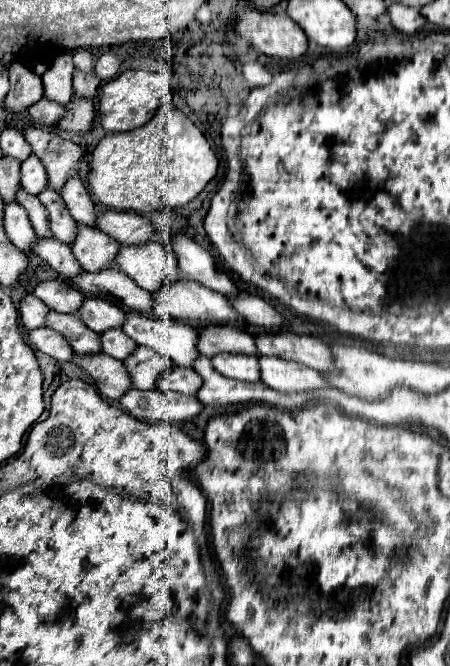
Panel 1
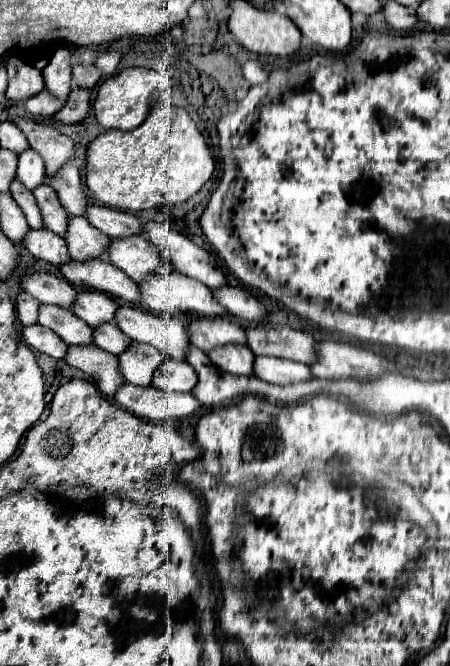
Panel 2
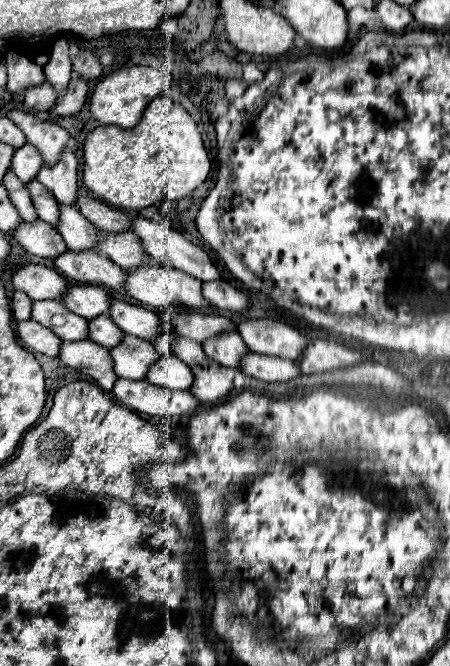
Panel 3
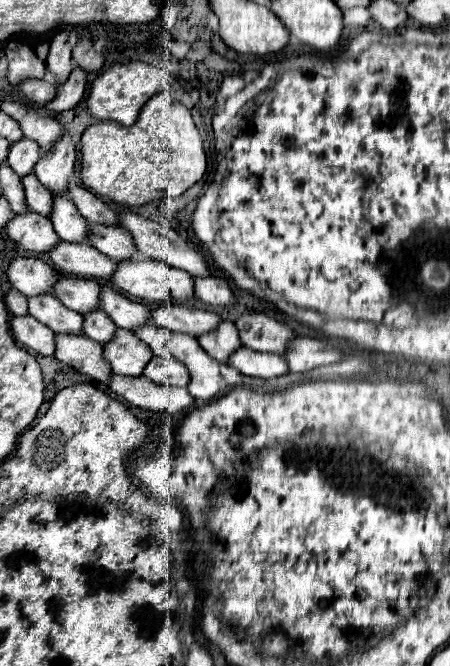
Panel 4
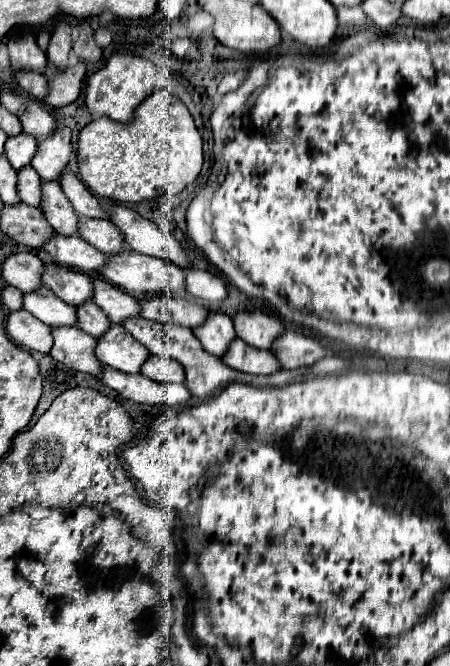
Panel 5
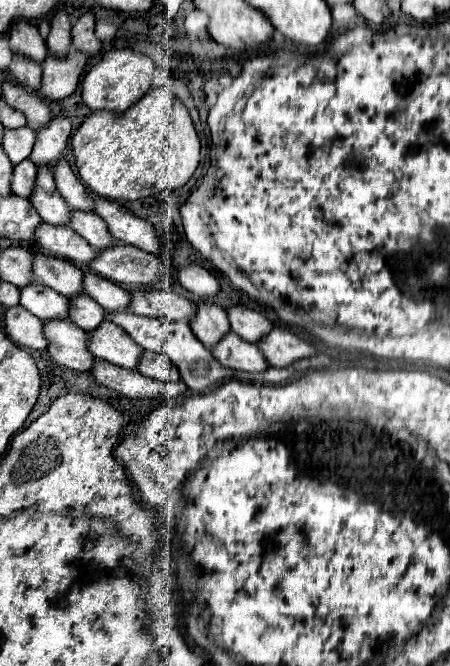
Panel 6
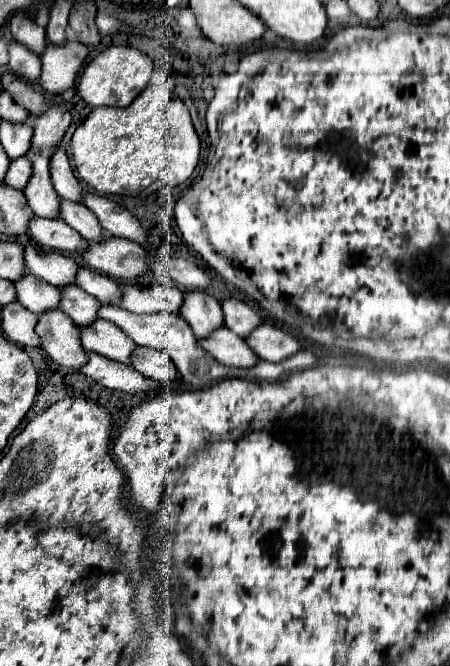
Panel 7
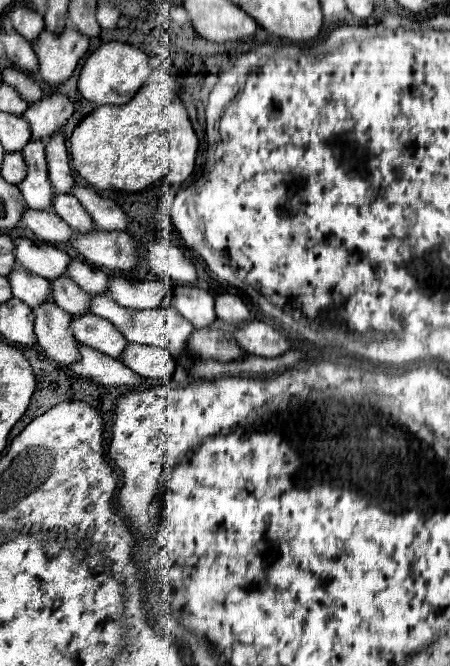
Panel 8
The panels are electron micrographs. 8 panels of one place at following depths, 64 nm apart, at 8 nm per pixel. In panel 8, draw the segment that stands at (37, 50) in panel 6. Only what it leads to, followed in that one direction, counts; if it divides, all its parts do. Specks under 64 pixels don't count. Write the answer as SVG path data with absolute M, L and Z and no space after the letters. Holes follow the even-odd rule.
M26 2L16 4L16 6L10 10L8 16L10 16L10 20L12 20L12 28L14 28L24 40L28 40L30 44L34 44L34 42L40 38L40 34L42 34L42 30L44 30L44 20L40 18L40 14L38 14L34 8L26 6Z

